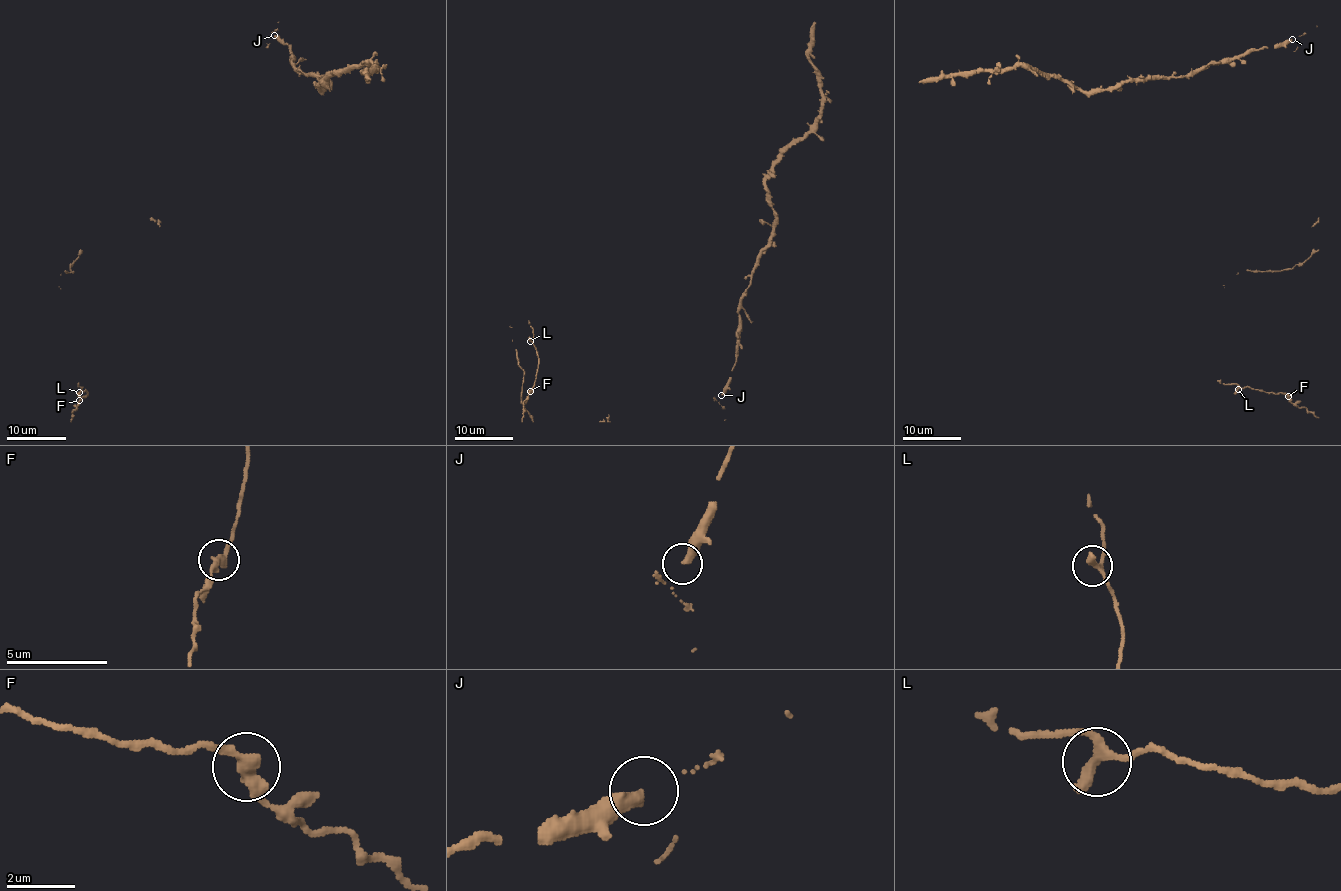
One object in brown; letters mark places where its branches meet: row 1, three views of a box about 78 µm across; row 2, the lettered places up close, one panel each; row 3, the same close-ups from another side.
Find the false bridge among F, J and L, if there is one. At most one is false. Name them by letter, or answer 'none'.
F

